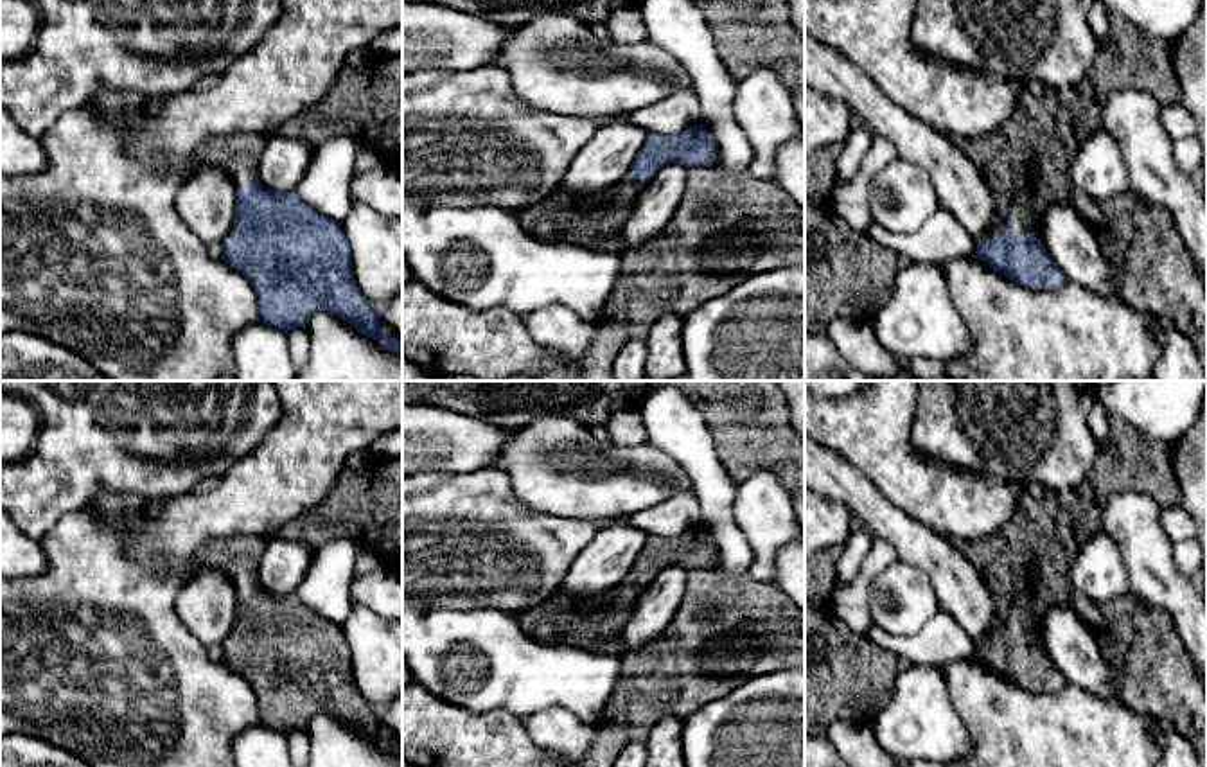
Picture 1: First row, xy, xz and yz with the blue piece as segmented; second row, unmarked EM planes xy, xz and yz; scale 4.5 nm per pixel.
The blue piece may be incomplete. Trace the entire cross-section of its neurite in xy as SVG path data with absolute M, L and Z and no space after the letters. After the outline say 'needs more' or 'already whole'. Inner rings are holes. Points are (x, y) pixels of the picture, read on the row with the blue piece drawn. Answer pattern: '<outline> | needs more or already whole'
M255 133L219 137L198 151L196 162L196 169L225 169L237 187L235 230L225 241L225 260L251 284L262 322L287 332L305 329L314 313L329 311L379 341L388 352L402 356L402 339L381 327L377 311L354 280L350 246L341 223L318 216L295 194L266 190L259 181L257 169L264 147L266 137Z | needs more

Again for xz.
M702 124L674 135L648 131L630 174L621 183L580 201L559 187L542 201L514 214L524 232L541 241L621 253L623 241L620 232L632 214L641 187L668 163L679 163L688 169L697 165L711 167L715 151L713 137Z | needs more

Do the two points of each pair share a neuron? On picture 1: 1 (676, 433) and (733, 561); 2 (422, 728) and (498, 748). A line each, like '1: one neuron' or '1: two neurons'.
1: one neuron
2: one neuron

